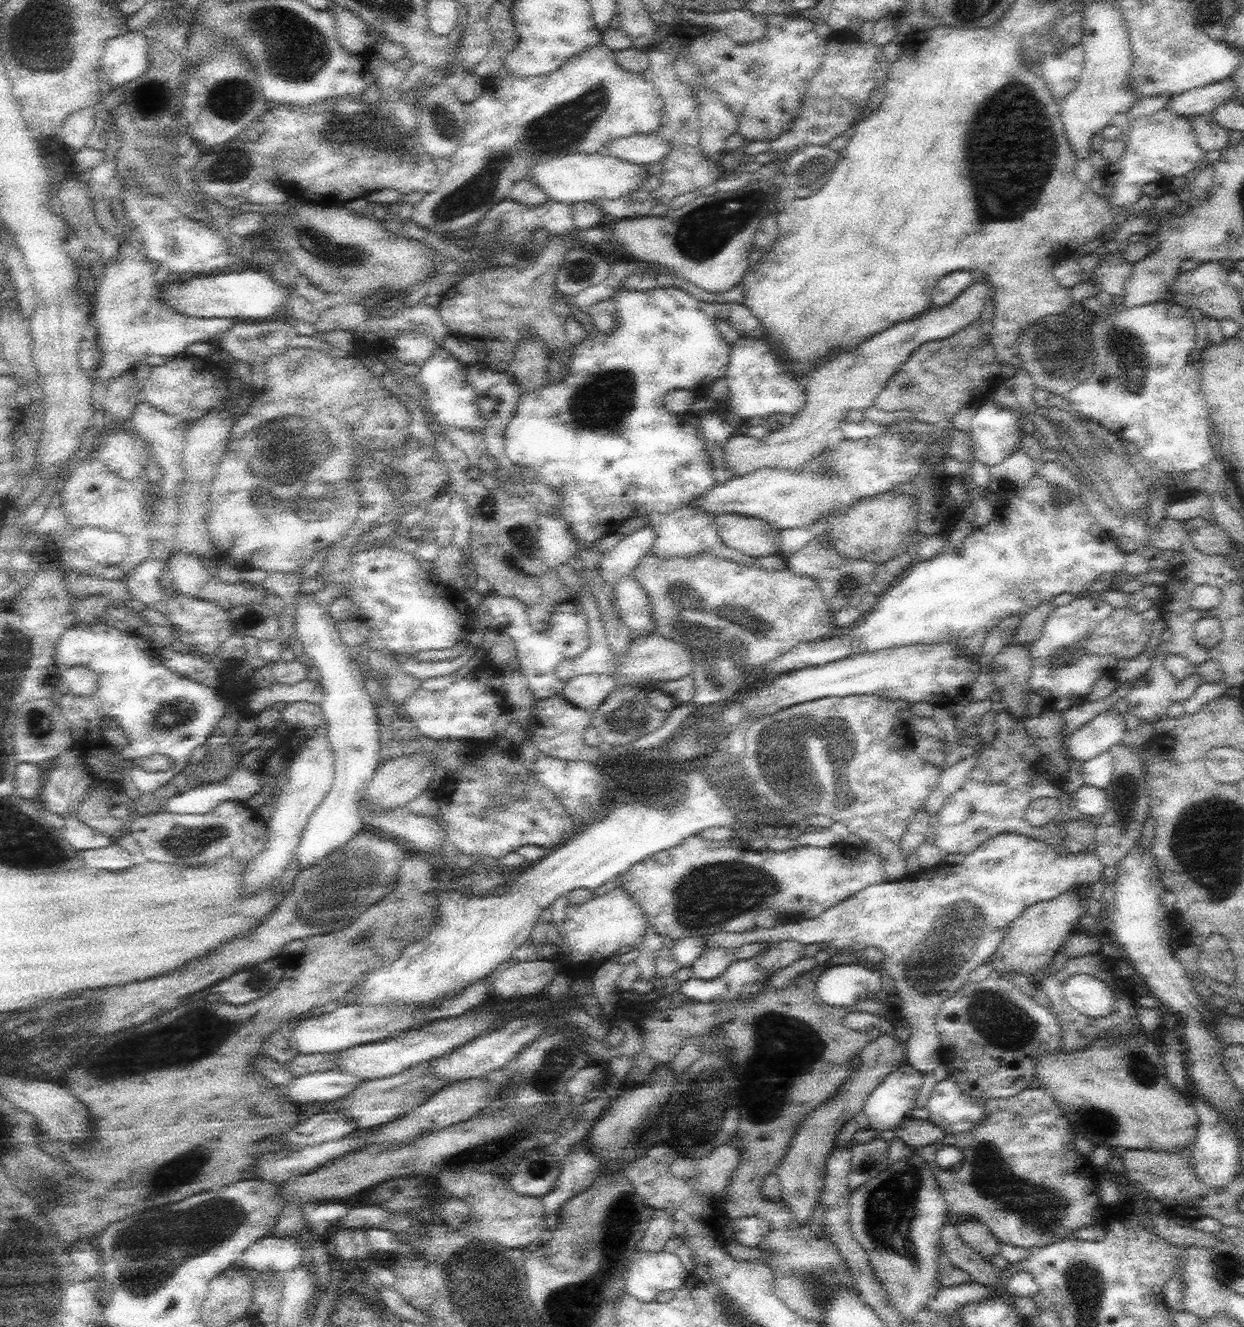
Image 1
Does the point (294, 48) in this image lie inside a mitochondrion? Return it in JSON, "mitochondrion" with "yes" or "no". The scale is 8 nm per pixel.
{"mitochondrion":"yes"}

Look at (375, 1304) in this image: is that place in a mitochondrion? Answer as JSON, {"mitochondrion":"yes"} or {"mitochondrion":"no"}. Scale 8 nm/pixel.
{"mitochondrion":"no"}

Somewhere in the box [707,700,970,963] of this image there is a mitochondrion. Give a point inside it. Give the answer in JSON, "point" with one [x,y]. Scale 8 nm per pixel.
{"point":[804,759]}

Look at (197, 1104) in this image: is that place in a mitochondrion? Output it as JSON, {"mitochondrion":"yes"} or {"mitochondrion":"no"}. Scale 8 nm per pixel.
{"mitochondrion":"no"}

